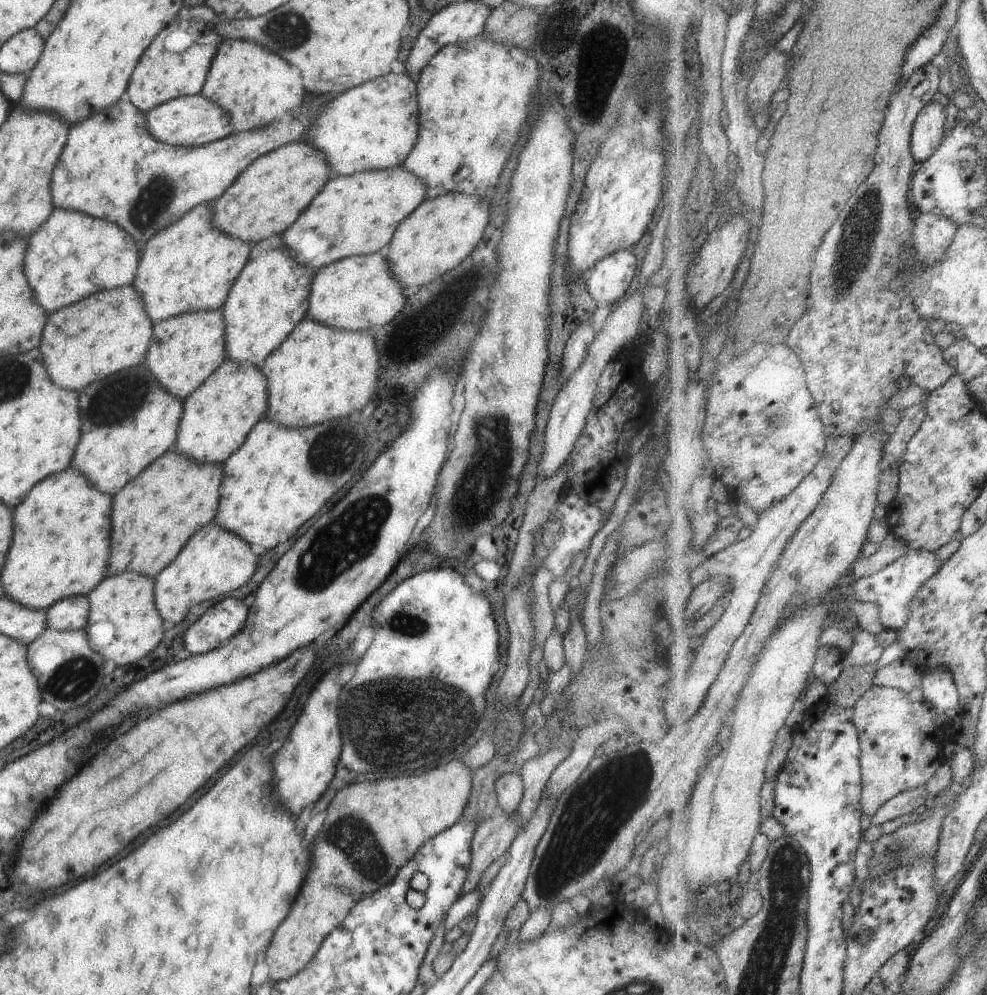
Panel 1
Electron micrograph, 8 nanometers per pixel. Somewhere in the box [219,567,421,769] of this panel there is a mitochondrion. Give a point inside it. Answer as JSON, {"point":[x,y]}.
{"point":[353,723]}

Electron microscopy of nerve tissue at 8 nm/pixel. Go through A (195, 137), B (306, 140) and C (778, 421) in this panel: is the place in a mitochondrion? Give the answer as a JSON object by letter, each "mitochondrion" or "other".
{"A":"other","B":"other","C":"mitochondrion"}

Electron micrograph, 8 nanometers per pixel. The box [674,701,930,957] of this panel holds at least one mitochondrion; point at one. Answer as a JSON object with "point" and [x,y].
{"point":[895,852]}

